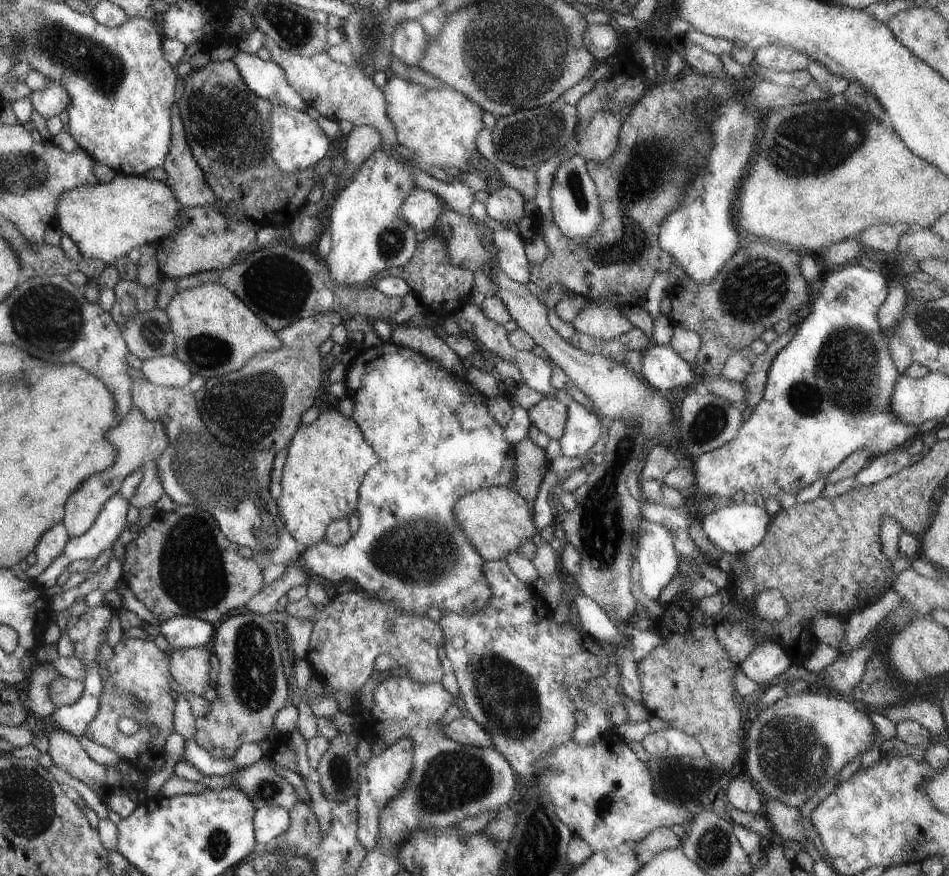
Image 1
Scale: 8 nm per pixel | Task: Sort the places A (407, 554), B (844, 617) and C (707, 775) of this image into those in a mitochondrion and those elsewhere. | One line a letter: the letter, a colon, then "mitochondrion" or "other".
A: mitochondrion
B: other
C: other

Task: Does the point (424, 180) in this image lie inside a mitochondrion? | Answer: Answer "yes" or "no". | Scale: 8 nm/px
no

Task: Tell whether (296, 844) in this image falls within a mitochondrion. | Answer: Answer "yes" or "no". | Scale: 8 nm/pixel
yes

